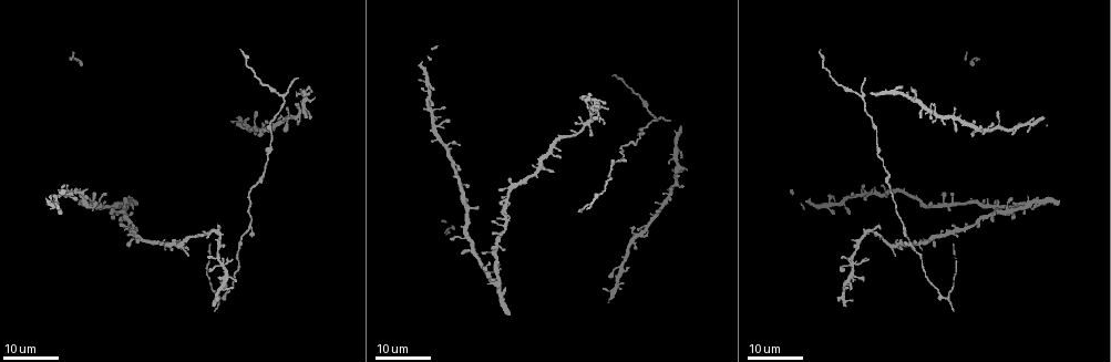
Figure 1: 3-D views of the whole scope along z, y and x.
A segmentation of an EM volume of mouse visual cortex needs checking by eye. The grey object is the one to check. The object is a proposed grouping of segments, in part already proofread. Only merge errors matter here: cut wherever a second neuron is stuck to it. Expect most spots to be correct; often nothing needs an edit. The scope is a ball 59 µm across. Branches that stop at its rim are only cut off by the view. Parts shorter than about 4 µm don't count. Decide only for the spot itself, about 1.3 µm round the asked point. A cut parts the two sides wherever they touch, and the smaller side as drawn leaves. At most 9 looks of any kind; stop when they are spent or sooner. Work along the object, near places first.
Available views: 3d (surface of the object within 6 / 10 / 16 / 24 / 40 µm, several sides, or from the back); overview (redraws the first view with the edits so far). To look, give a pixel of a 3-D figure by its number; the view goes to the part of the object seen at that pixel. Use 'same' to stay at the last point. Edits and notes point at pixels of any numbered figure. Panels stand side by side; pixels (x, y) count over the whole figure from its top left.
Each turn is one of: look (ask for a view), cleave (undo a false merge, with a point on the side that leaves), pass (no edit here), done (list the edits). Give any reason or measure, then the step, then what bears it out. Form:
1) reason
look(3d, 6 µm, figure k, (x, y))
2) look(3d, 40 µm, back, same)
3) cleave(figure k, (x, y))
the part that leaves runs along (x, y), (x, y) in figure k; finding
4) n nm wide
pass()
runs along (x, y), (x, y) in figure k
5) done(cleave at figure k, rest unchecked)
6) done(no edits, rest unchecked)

looks like a crossing
look(3d, 16 µm, figure 1, (867, 232))

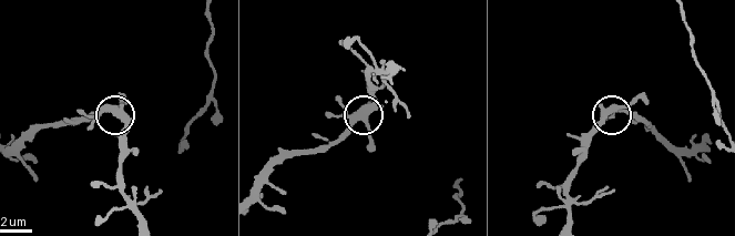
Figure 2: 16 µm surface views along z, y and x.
zoom in
look(3d, 6 µm, figure 2, (116, 107))

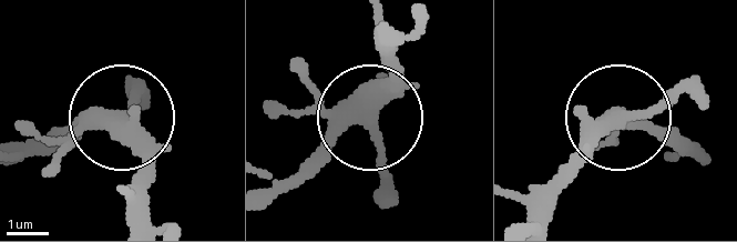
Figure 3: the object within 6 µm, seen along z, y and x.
pass()
runs along (684, 141), (621, 120), (550, 191) in figure 3; all the same neuron

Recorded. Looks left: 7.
branch point
look(3d, 16 µm, figure 1, (612, 167))

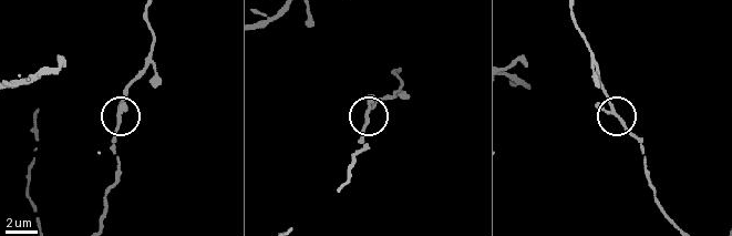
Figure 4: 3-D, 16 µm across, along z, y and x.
look(3d, 6 µm, figure 4, (366, 115))

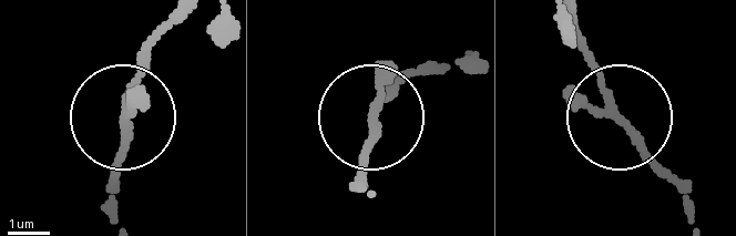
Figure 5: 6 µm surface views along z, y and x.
3 arms
pass()
continuous, no second neuron

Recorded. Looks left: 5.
four or more arms meet
look(3d, 16 µm, figure 1, (496, 283))

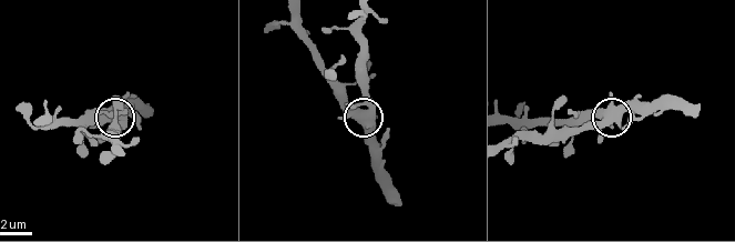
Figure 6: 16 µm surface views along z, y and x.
look(3d, 6 µm, figure 6, (357, 119))

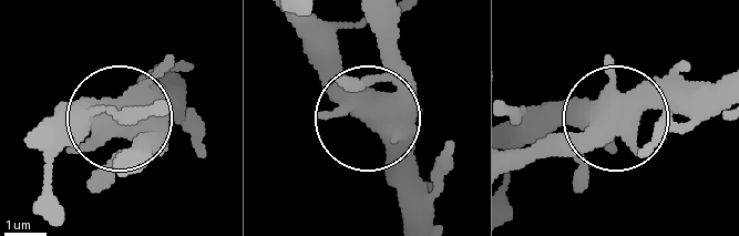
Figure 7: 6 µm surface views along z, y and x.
440 nm wide
pass()
one neuron here

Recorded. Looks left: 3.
look(3d, 24 µm, figure 1, (462, 198))

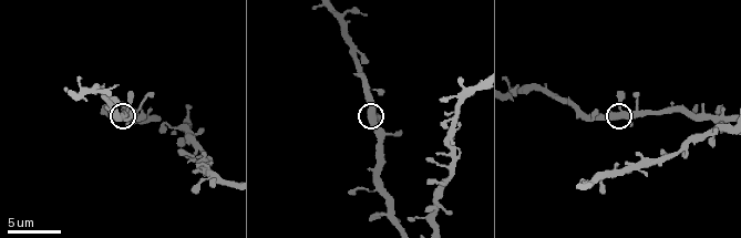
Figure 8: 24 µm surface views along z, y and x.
look(3d, 6 µm, figure 8, (619, 111))

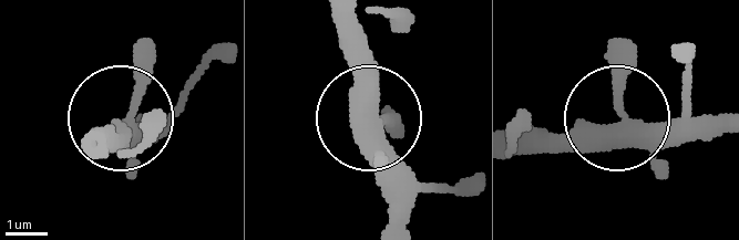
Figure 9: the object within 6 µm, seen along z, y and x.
side arm 29 µm
pass()
all the same neuron

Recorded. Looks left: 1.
done(no edits, rest unchecked)

